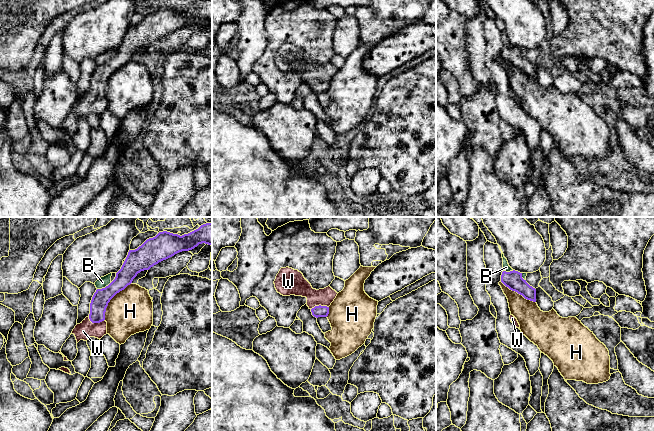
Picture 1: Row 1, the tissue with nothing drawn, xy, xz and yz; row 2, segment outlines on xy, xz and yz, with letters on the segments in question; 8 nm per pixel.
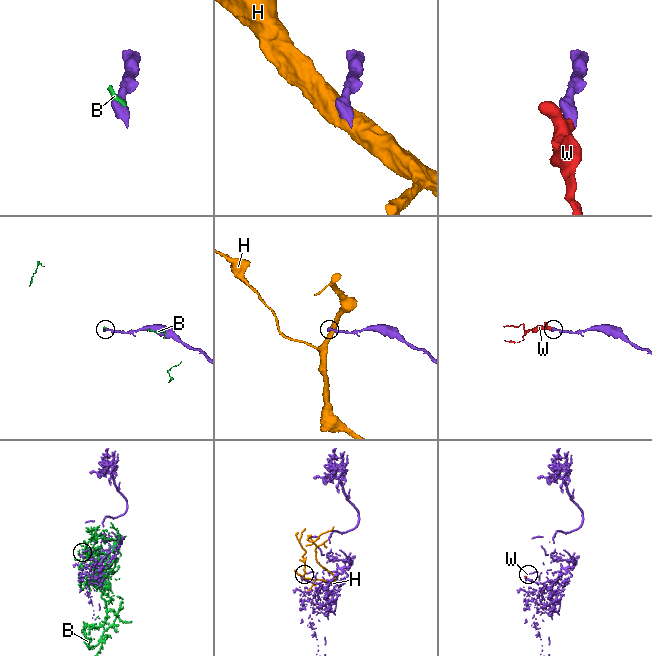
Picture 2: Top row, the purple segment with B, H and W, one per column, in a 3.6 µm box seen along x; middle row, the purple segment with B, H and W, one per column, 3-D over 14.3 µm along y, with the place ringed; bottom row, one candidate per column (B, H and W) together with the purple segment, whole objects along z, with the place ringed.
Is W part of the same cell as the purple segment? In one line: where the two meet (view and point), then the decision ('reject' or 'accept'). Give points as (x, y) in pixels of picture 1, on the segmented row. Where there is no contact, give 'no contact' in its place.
xy (95, 322) | accept

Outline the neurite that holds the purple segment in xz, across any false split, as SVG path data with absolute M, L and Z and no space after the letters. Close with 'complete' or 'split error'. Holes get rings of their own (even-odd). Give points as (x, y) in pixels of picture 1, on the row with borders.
M289 267L280 269L274 284L277 292L283 296L306 297L306 304L316 318L328 316L329 306L338 294L330 286L319 290L313 289L301 272Z | split error

